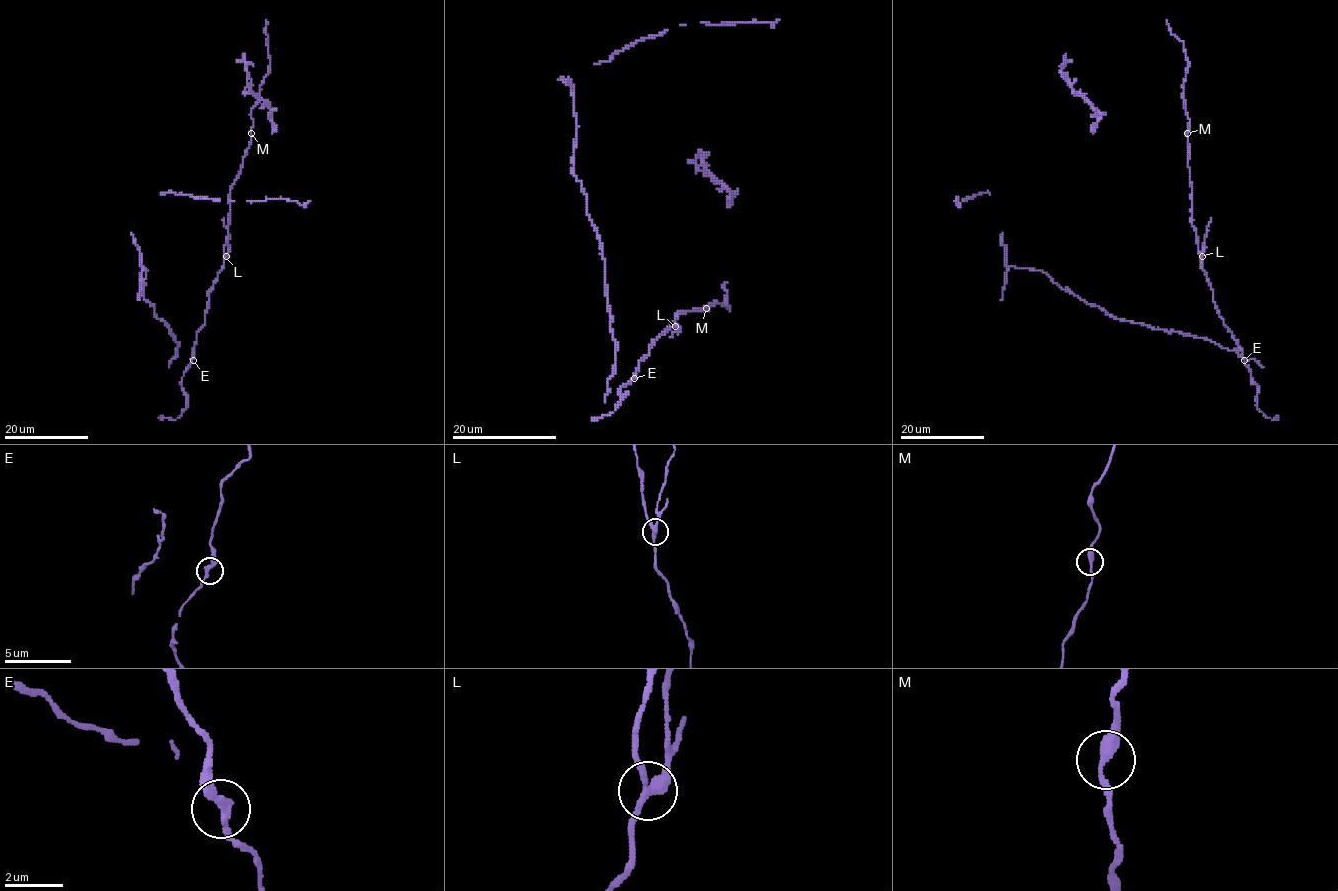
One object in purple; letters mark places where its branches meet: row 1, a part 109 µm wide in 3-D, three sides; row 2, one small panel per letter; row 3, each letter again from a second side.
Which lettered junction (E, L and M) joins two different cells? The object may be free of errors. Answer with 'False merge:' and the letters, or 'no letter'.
False merge: L

